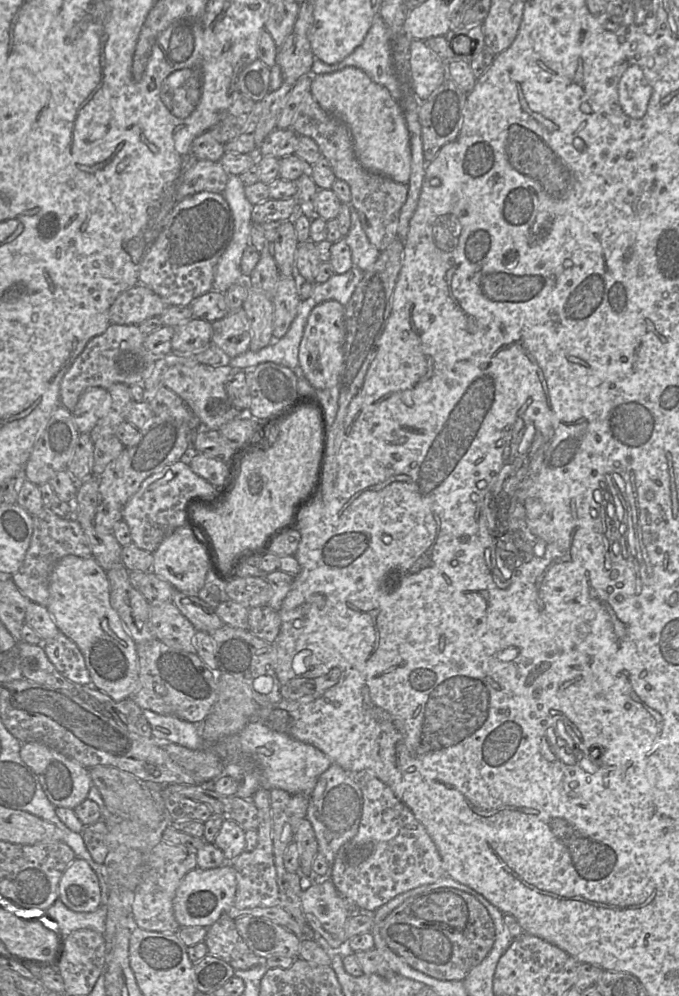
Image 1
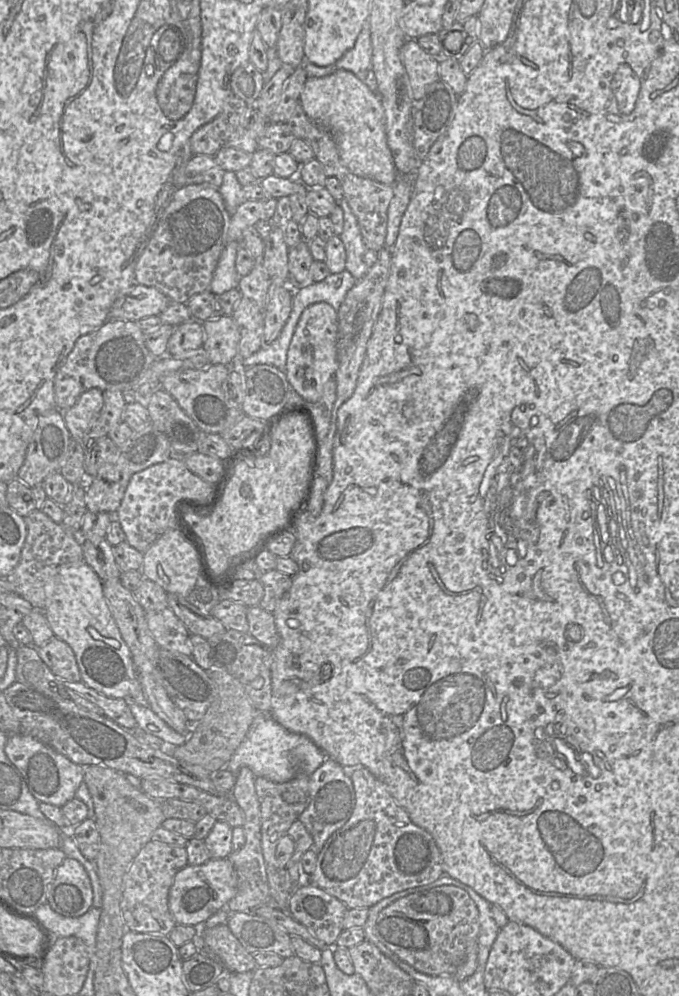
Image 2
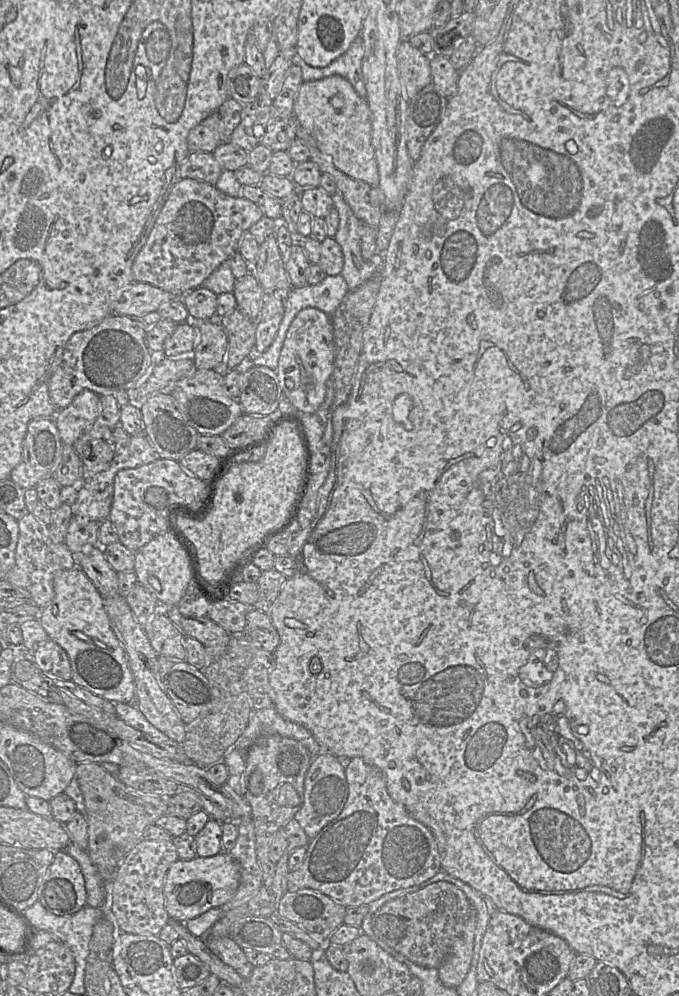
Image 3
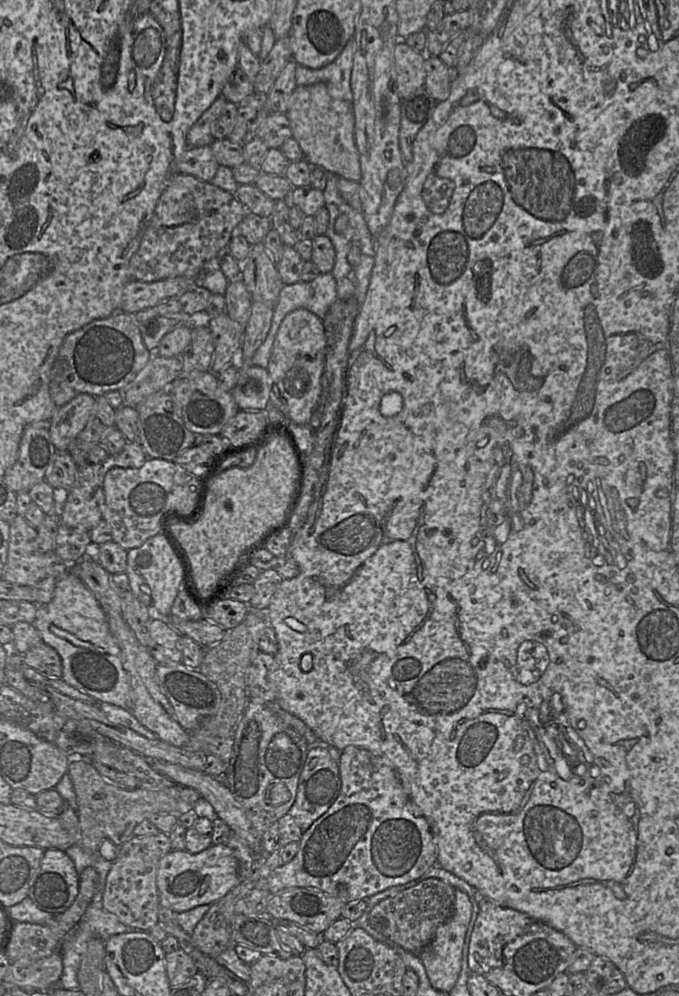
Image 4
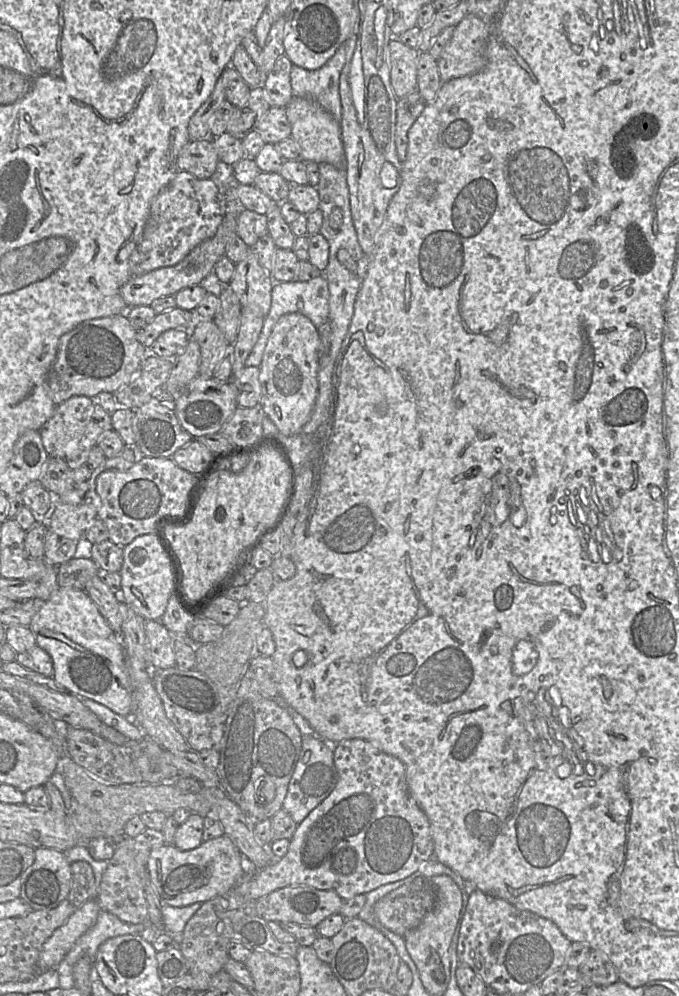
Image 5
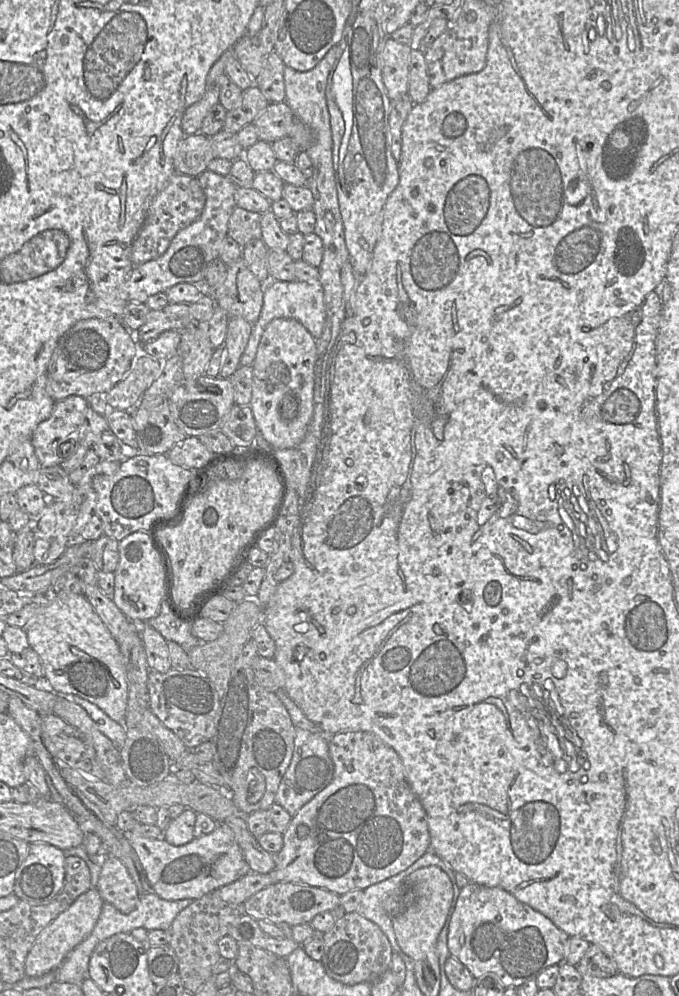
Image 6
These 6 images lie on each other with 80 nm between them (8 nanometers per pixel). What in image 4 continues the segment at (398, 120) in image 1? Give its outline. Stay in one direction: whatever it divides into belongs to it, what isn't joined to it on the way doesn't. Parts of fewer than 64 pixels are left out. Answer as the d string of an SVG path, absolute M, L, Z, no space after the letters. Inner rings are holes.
M324 83L298 86L291 96L286 116L292 138L298 142L306 162L339 177L360 181L362 173L355 143L355 117L351 102L331 97Z

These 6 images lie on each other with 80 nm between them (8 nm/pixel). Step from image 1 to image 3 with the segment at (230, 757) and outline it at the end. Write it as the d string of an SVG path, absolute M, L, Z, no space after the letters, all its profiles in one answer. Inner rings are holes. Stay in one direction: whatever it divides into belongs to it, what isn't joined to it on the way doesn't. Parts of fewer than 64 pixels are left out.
M274 707L253 711L247 728L234 747L238 750L247 750L259 738L274 734L293 738L302 743L309 751L311 761L326 751L308 729L283 718Z

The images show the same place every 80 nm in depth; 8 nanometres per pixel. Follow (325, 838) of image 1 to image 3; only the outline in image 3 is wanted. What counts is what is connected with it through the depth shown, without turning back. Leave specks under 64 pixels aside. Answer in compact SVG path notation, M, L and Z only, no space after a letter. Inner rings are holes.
M323 751L312 758L305 776L303 800L294 816L308 839L313 838L321 829L334 821L346 805L349 790L344 771L345 763L342 760L328 751Z

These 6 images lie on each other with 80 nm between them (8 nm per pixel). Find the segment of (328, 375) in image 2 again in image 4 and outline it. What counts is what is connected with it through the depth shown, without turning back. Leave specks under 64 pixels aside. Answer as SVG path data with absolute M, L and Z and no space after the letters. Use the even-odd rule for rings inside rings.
M296 309L288 313L281 321L266 368L271 380L270 406L278 409L294 424L308 424L314 409L317 407L322 392L321 377L325 368L326 348L323 320L309 310Z

